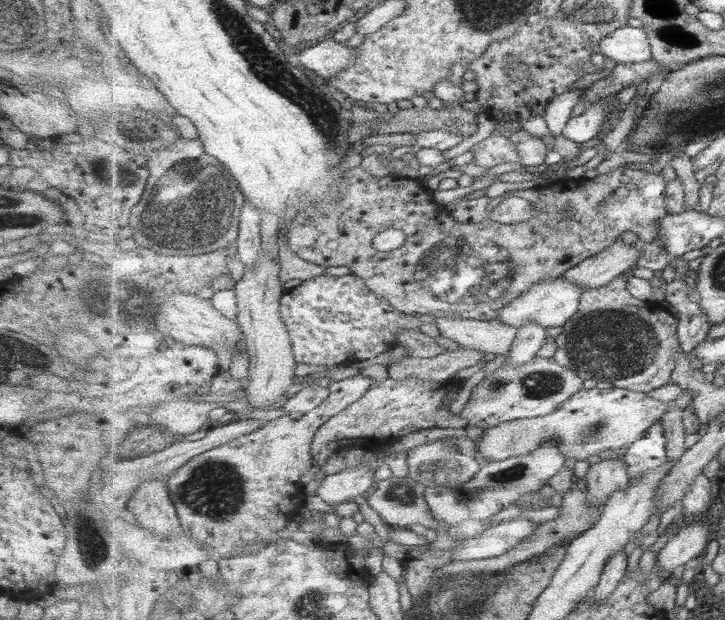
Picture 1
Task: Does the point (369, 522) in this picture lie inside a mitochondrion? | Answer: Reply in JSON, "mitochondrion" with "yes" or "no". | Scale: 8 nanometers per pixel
{"mitochondrion":"no"}

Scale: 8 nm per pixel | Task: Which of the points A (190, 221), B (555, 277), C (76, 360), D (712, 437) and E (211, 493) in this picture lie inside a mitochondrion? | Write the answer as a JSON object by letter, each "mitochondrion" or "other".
{"A":"mitochondrion","B":"other","C":"other","D":"other","E":"mitochondrion"}

